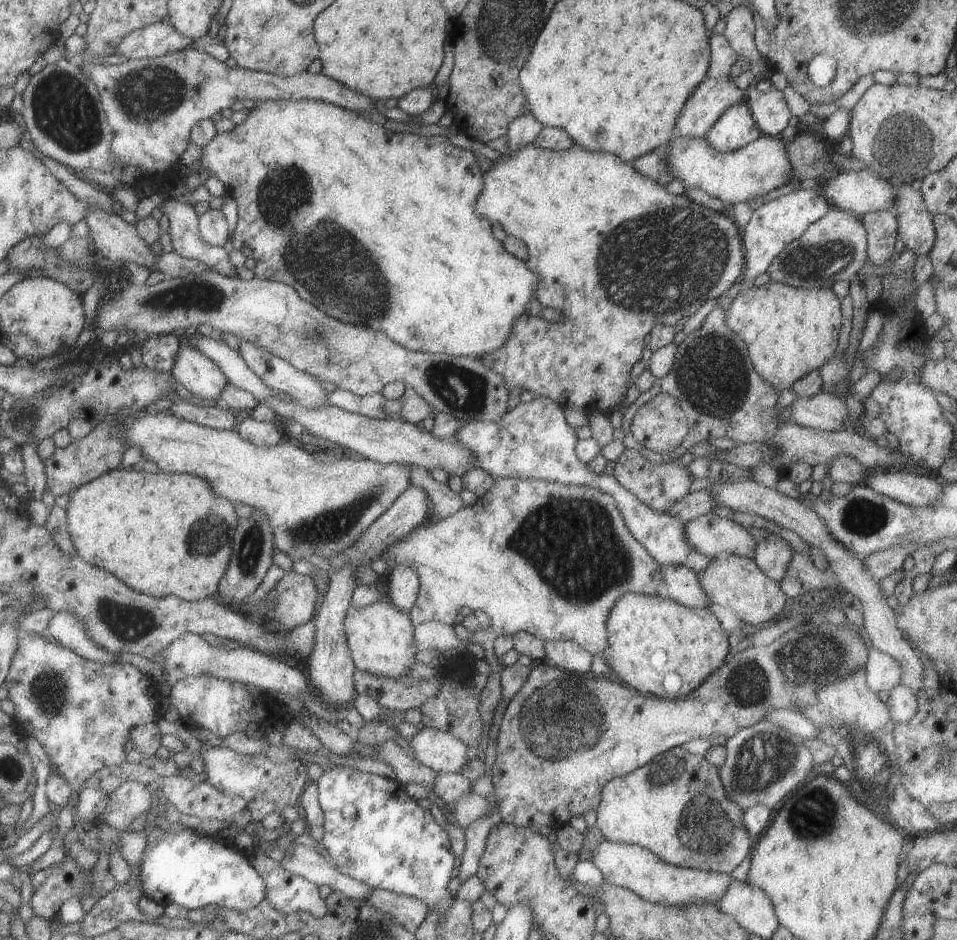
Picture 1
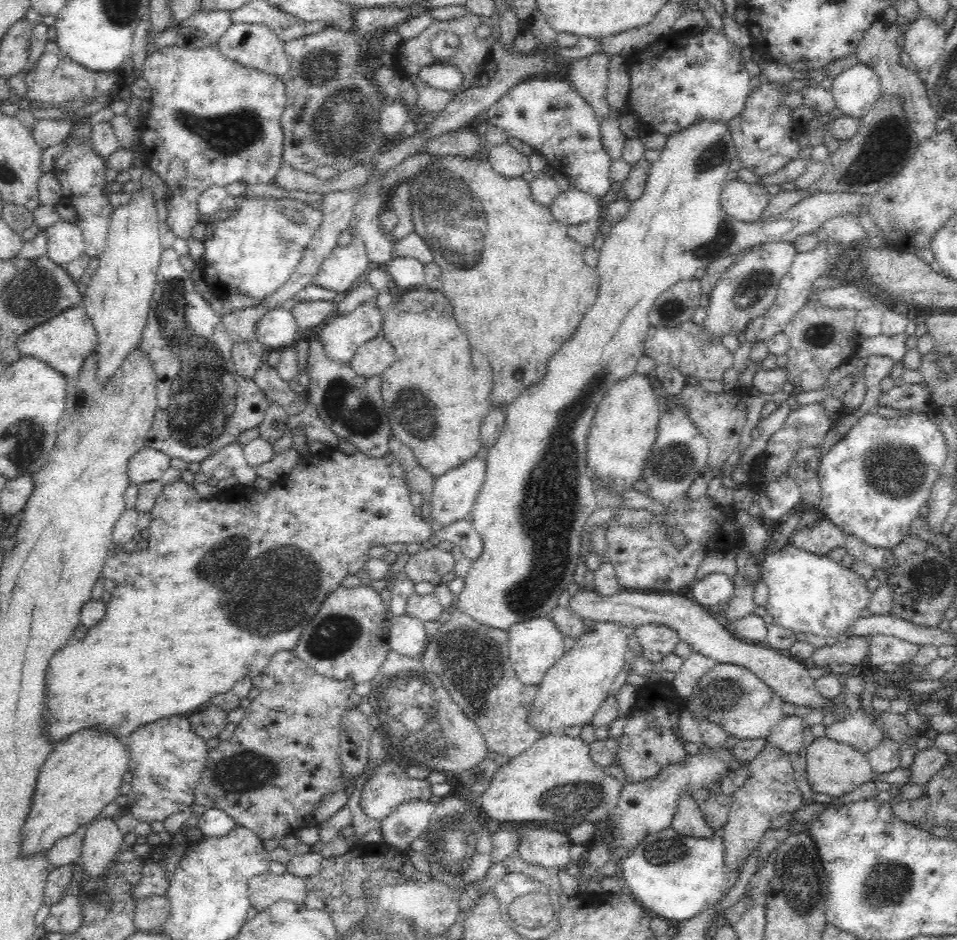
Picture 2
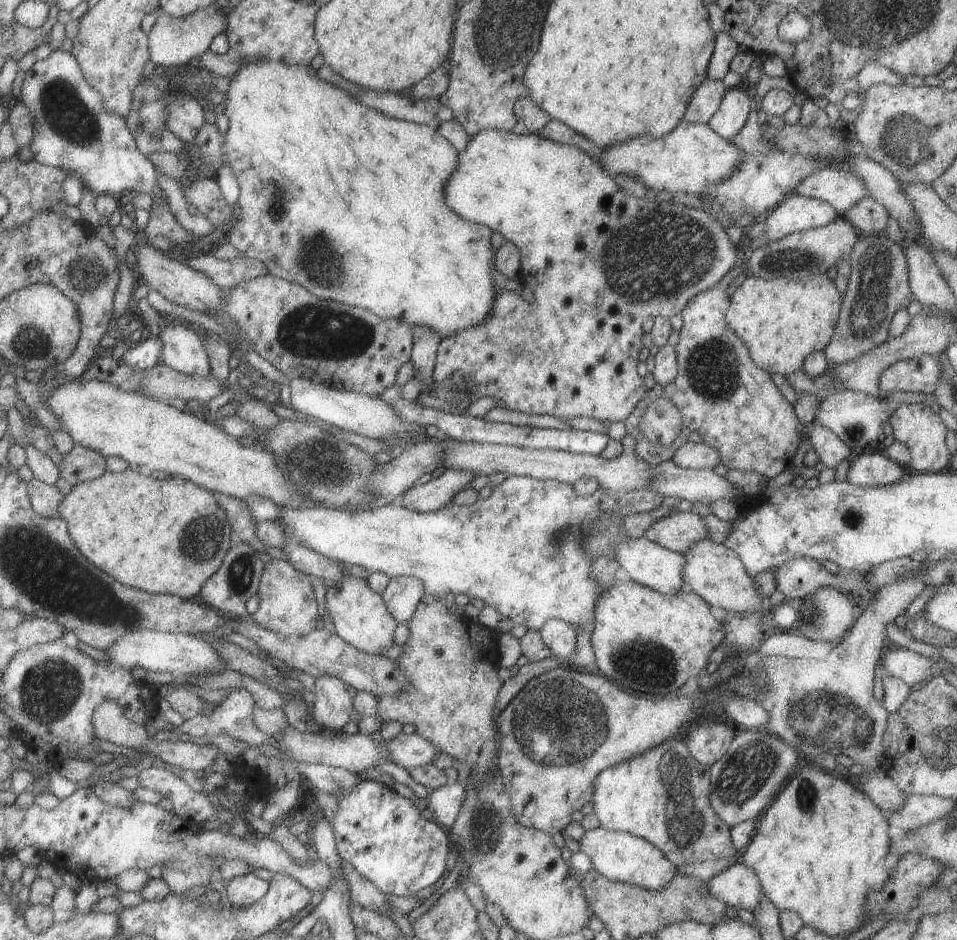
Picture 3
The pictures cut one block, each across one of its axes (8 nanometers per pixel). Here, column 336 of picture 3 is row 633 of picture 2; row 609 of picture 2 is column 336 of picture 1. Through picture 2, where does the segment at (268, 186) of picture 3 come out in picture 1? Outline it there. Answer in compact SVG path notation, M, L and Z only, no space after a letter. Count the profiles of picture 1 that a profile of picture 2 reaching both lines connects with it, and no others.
M259 100L247 104L246 118L233 126L229 132L216 132L205 146L201 146L199 159L190 166L178 163L176 177L185 179L191 174L206 171L208 177L221 180L226 190L237 204L237 222L229 240L232 248L243 256L255 261L254 276L261 280L286 283L299 295L299 298L313 304L321 312L355 326L367 326L371 330L381 330L389 340L411 350L425 354L447 354L455 357L479 358L503 345L511 334L513 320L527 311L527 302L534 298L537 274L512 257L491 233L491 224L475 214L475 198L483 188L483 174L478 158L470 150L462 150L451 144L443 136L413 136L413 134L393 134L379 124L357 116L355 112L341 110L333 104L317 100Z

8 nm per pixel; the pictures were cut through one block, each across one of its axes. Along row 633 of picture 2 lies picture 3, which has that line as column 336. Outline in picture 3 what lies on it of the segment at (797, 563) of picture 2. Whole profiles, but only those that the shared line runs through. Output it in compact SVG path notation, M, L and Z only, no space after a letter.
M362 780L349 788L349 794L337 797L337 811L331 820L336 851L355 872L372 882L383 894L410 896L417 890L431 886L445 870L445 860L451 850L448 832L434 820L424 820L420 811L408 798L402 797L383 783Z

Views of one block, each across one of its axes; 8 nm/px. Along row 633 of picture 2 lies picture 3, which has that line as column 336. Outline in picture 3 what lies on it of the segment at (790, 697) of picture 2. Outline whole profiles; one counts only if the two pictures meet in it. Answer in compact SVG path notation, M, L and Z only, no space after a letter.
M323 674L314 678L312 690L315 701L312 704L311 720L319 730L343 732L343 727L351 720L350 716L354 708L352 698L347 693L347 685L343 684L339 678Z

